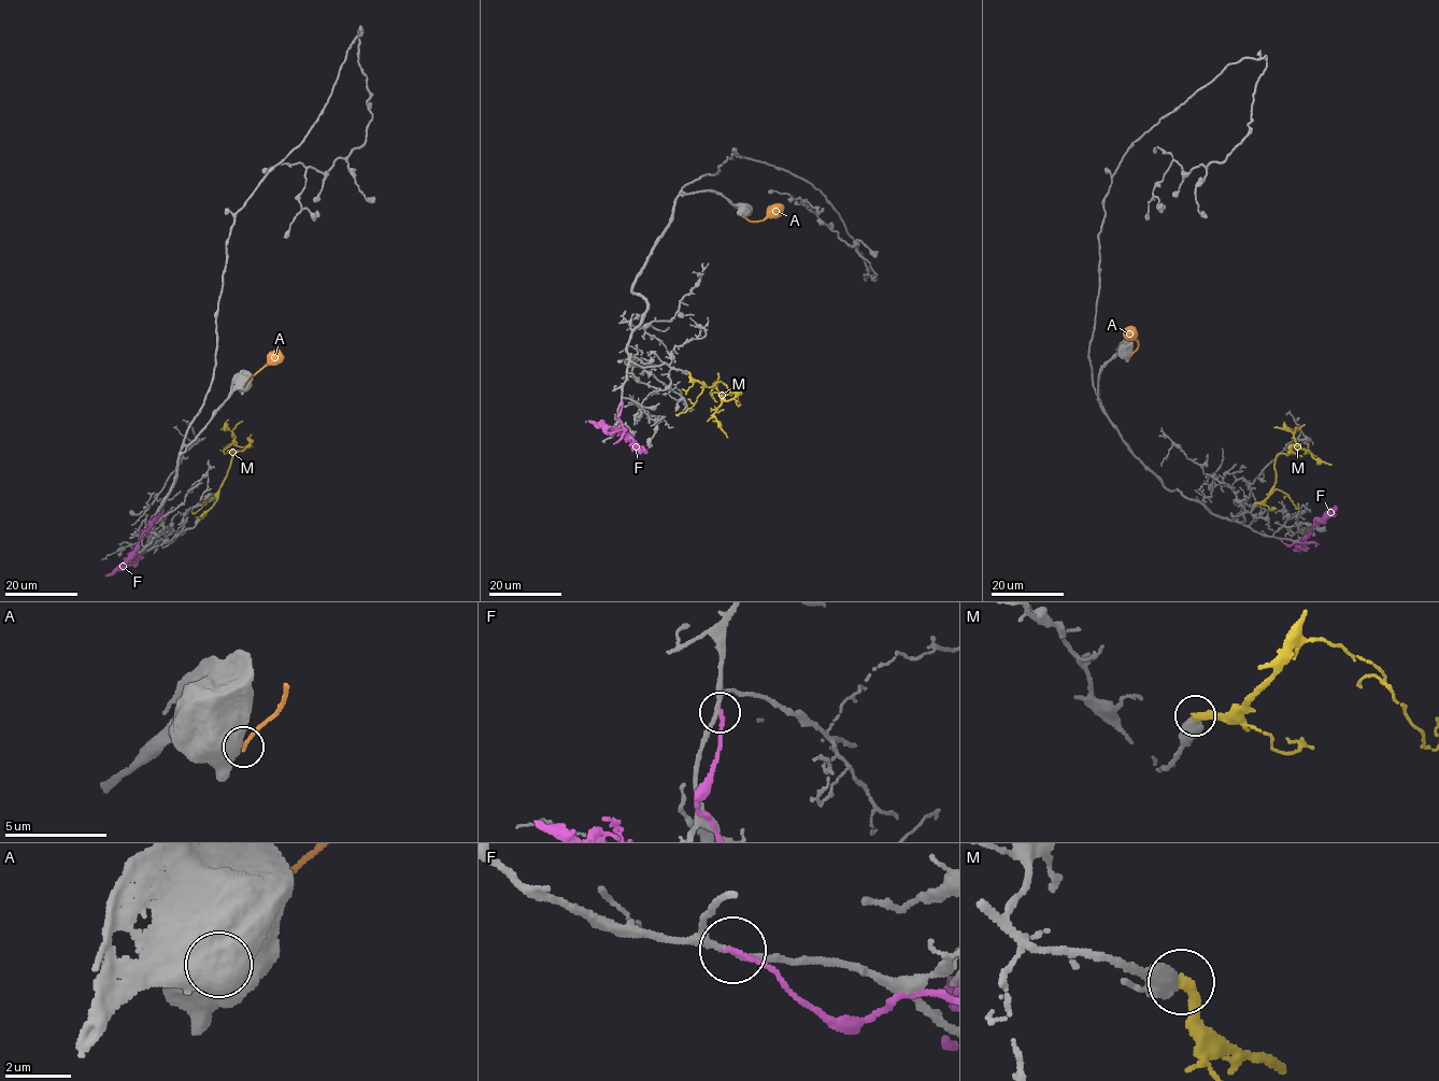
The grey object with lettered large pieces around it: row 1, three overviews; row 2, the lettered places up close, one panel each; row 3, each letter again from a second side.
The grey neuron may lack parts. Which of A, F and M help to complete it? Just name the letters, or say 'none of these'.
M

